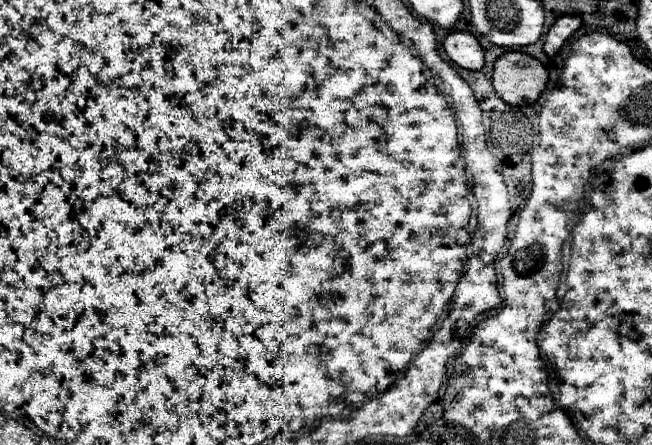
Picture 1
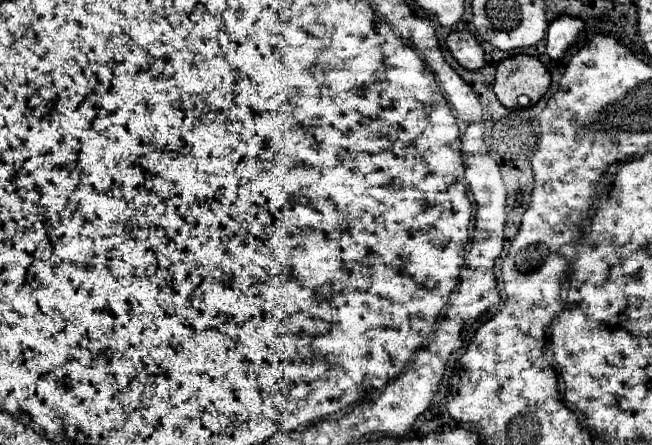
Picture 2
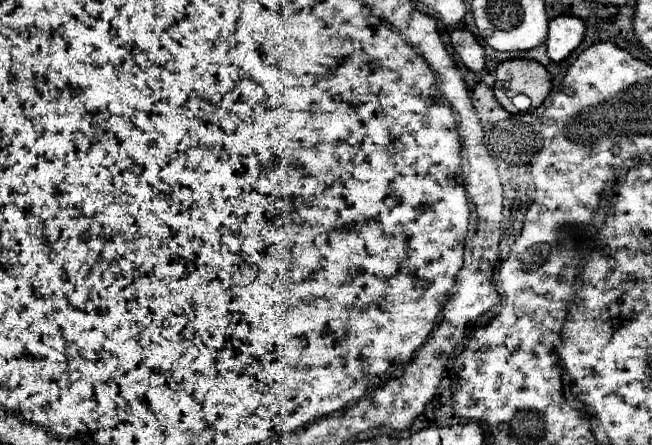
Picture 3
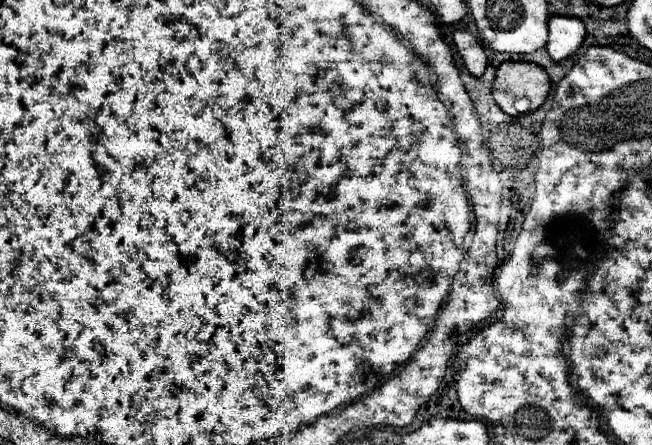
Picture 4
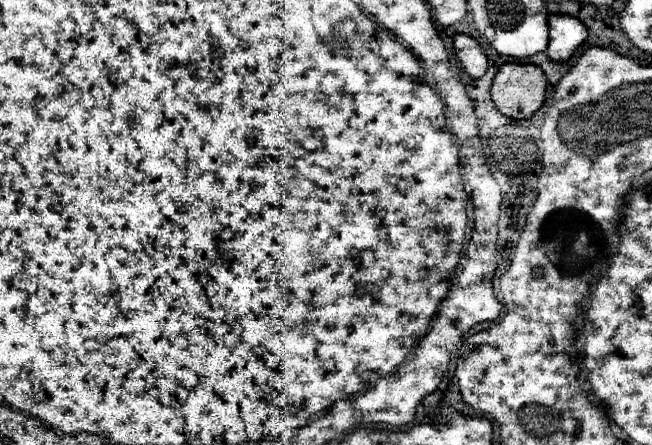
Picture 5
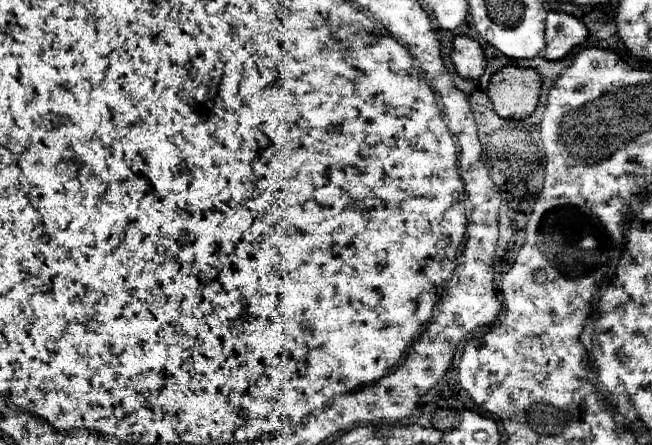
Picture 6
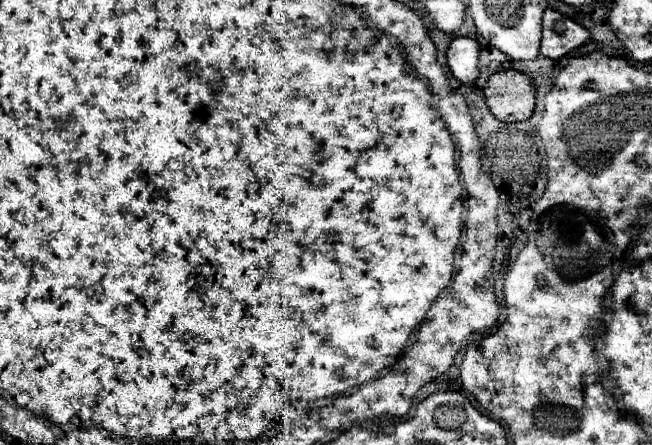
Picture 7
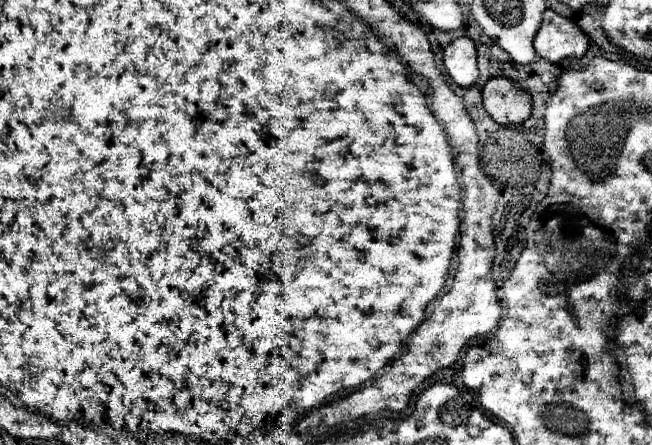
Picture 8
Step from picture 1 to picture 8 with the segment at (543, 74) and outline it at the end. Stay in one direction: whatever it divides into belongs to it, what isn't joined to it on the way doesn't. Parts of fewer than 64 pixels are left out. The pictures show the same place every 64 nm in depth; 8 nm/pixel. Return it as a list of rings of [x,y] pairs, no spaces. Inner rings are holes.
[[[490,78],[482,88],[482,104],[498,124],[522,124],[530,118],[530,96],[508,78]]]

